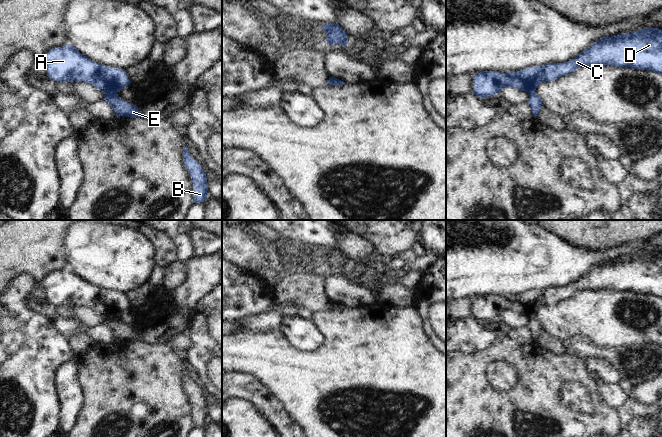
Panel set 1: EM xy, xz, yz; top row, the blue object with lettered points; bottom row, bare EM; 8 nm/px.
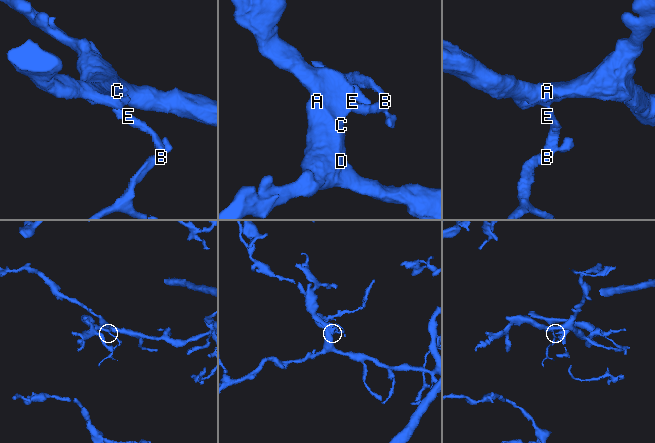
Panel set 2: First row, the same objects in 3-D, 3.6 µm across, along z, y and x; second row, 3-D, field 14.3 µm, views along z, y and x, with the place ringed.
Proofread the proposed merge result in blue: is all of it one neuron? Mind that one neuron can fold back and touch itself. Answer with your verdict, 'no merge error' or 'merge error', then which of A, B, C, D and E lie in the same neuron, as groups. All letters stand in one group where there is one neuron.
merge error; groups A C D / B E

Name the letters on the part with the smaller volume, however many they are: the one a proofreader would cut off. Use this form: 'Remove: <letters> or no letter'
Remove: B, E.

